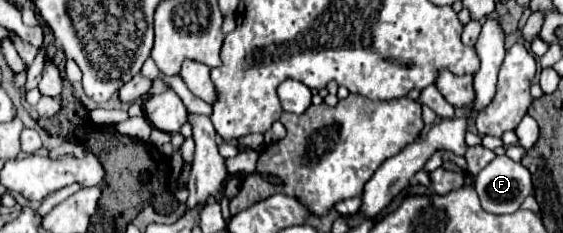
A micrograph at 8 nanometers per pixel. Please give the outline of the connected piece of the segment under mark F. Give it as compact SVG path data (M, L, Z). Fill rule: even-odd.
M507 155L495 157L475 177L475 191L489 213L515 213L531 187L531 173Z

